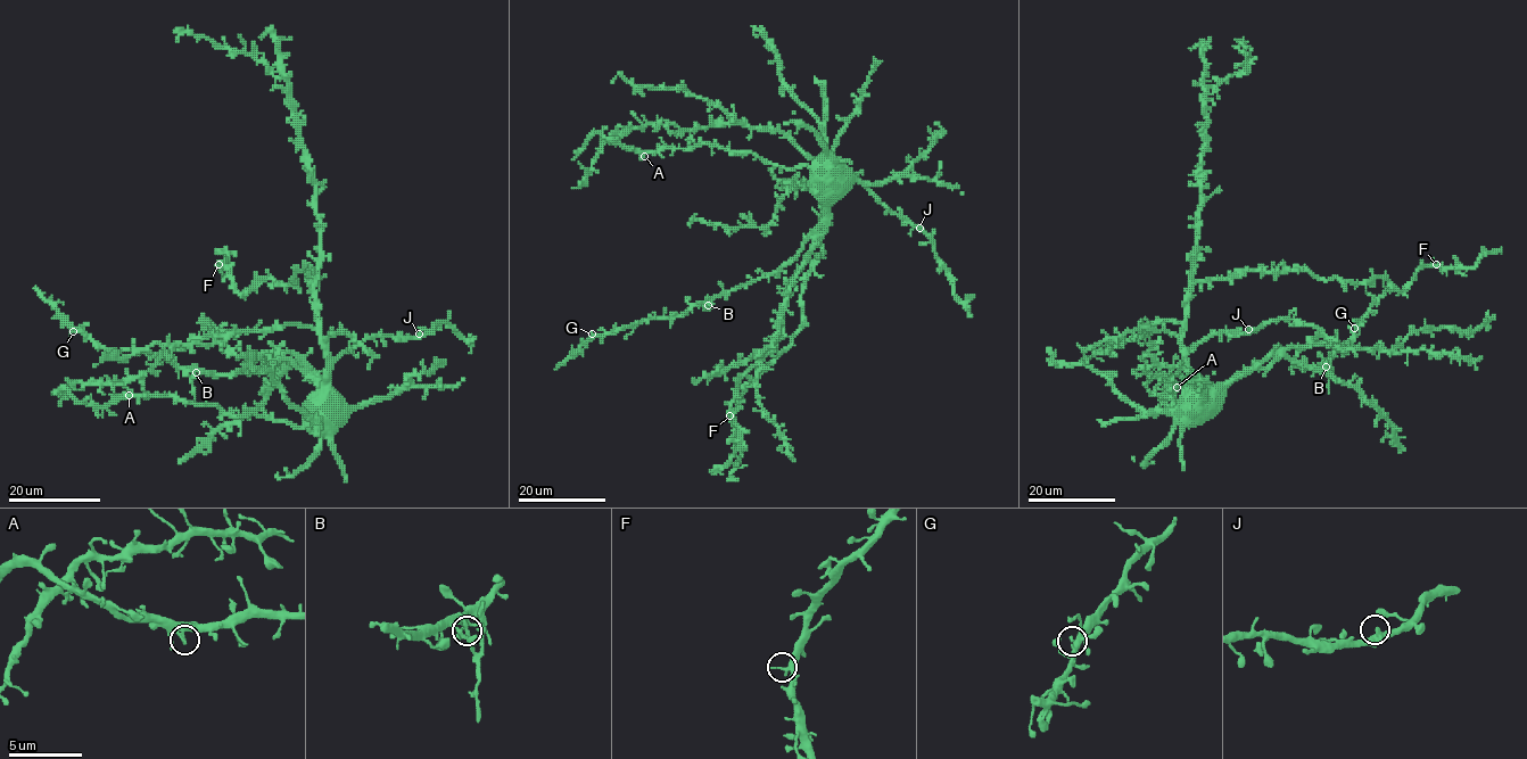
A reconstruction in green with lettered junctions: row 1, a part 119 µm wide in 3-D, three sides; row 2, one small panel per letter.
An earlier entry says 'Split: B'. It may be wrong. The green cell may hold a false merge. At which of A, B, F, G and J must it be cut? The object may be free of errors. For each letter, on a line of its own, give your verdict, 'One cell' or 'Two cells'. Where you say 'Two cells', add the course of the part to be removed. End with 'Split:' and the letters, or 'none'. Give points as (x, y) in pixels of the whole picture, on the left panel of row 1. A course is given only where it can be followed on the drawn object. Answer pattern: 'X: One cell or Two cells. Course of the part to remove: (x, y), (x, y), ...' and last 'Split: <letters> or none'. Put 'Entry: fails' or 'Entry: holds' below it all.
A: One cell
B: Two cells. Course of the part to remove: (195, 373), (190, 381), (195, 402)
F: One cell
G: One cell
J: One cell
Split: B
Entry: holds

